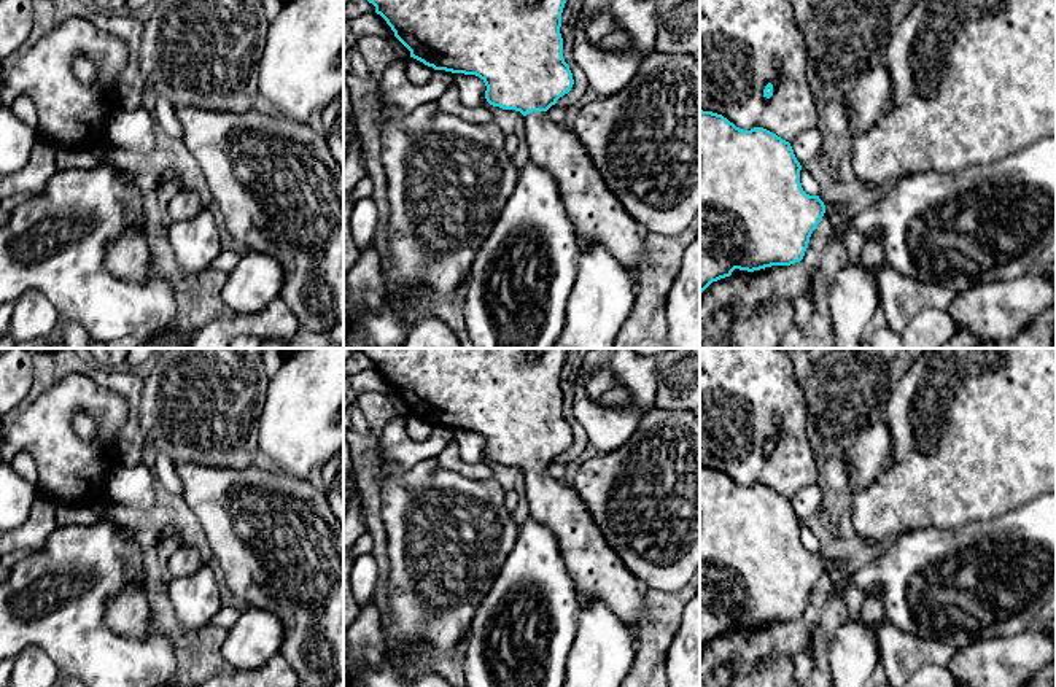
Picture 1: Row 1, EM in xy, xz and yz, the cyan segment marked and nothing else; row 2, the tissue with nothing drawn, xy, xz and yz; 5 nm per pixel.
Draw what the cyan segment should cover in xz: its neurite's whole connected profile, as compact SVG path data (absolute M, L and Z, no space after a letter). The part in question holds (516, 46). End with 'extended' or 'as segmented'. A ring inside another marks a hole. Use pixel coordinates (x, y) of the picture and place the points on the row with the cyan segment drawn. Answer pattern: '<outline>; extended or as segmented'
M566 0L367 2L410 51L410 57L434 70L479 76L487 86L485 99L490 105L515 110L525 116L530 161L555 178L582 248L592 243L604 245L620 264L639 277L641 266L646 262L644 231L608 188L580 140L545 113L574 84L569 65L563 59L560 33Z; extended

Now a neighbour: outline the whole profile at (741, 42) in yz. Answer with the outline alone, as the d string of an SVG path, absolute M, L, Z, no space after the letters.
M700 0L700 110L722 114L743 130L763 127L790 143L802 130L821 124L821 114L806 78L806 70L808 49L789 0Z

